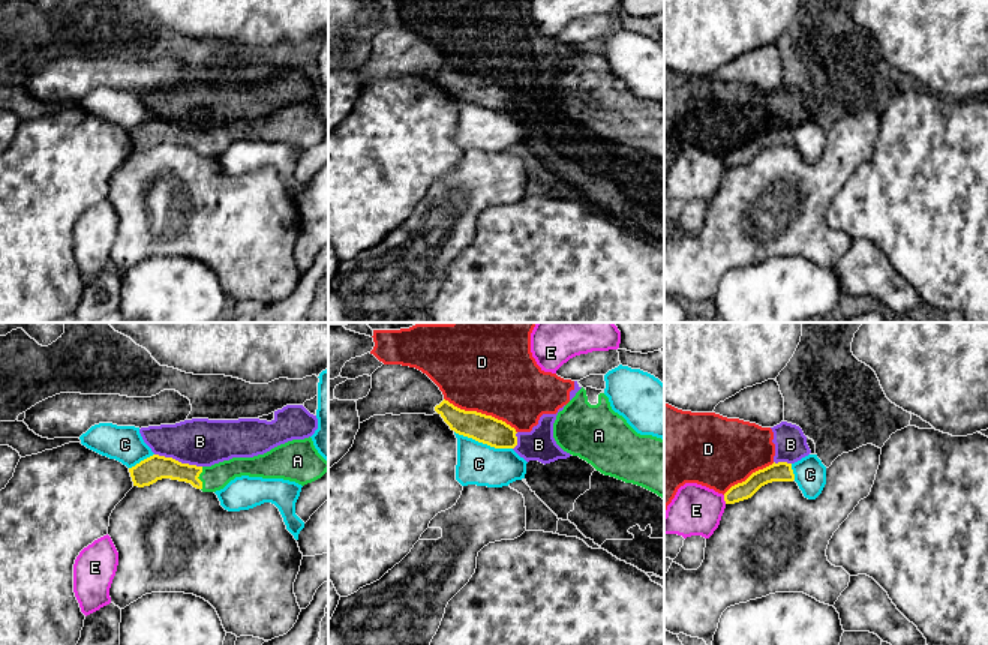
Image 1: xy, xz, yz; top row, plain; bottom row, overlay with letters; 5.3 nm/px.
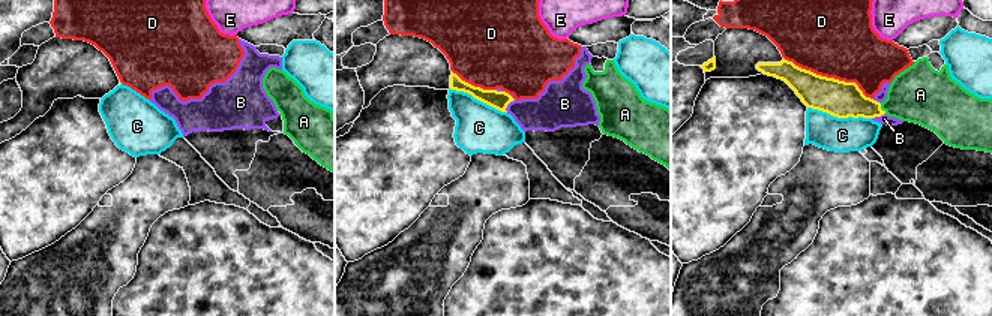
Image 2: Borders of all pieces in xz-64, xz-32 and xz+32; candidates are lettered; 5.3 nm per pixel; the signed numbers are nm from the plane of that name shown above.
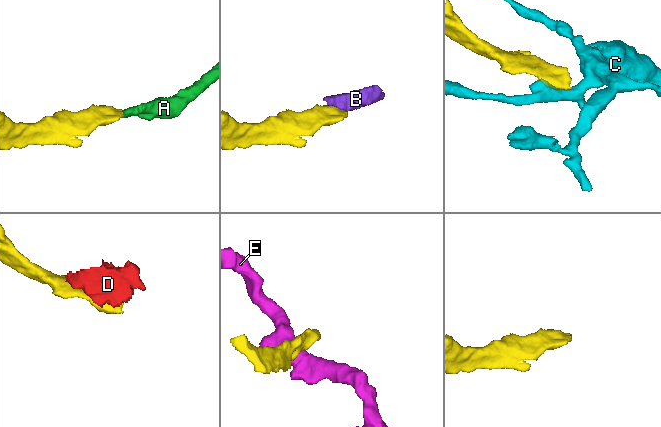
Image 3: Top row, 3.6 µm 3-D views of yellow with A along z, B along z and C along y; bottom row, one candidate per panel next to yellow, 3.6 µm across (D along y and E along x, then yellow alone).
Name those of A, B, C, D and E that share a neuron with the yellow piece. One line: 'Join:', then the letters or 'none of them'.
Join: A

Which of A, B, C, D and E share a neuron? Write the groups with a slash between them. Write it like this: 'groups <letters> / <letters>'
groups A / B D / C / E

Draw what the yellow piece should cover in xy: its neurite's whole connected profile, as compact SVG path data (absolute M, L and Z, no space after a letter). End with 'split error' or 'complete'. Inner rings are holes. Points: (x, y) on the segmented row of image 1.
M312 438L292 440L264 454L232 458L211 466L181 464L172 458L153 454L129 468L133 486L144 488L162 478L190 483L202 492L223 489L241 476L283 478L301 486L321 478L328 471L328 462L318 453Z; split error

